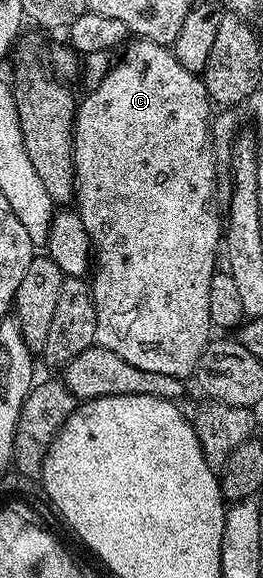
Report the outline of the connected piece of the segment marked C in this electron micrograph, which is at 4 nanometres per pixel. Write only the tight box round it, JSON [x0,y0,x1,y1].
[71,38,221,379]

